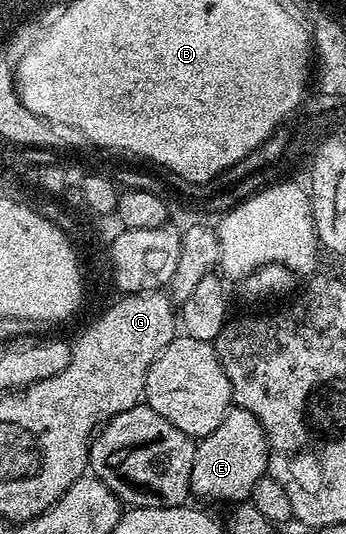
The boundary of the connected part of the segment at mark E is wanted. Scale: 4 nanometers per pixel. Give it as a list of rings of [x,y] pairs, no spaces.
[[[233,406],[224,416],[222,425],[196,444],[191,494],[217,499],[227,505],[243,503],[269,467],[268,434],[262,429],[258,417],[244,407]]]

